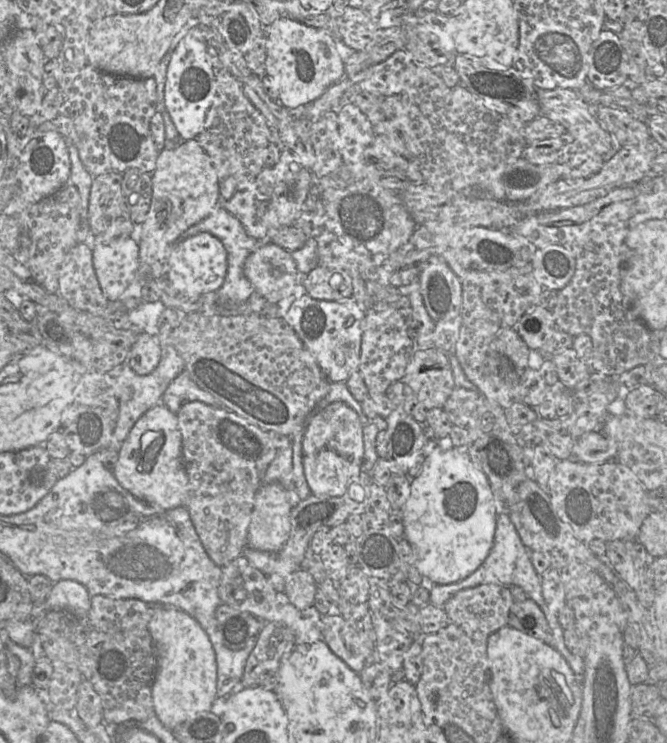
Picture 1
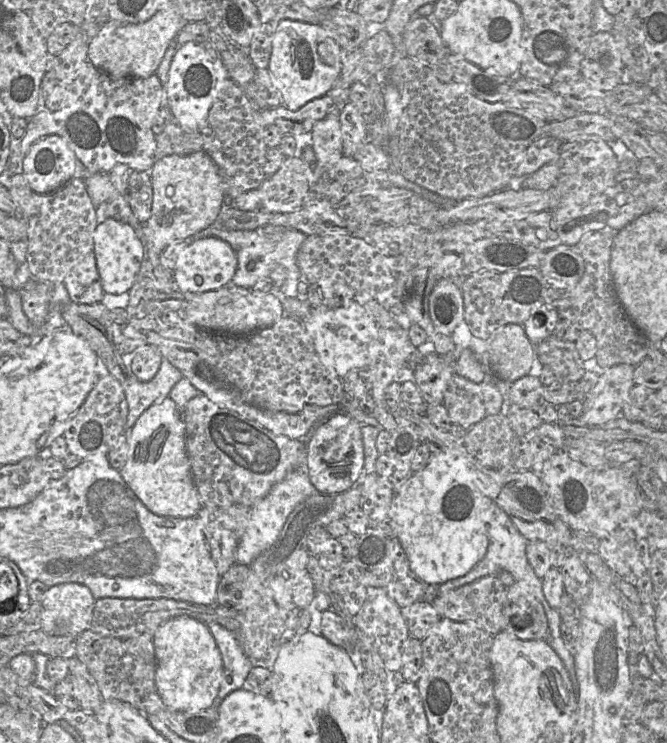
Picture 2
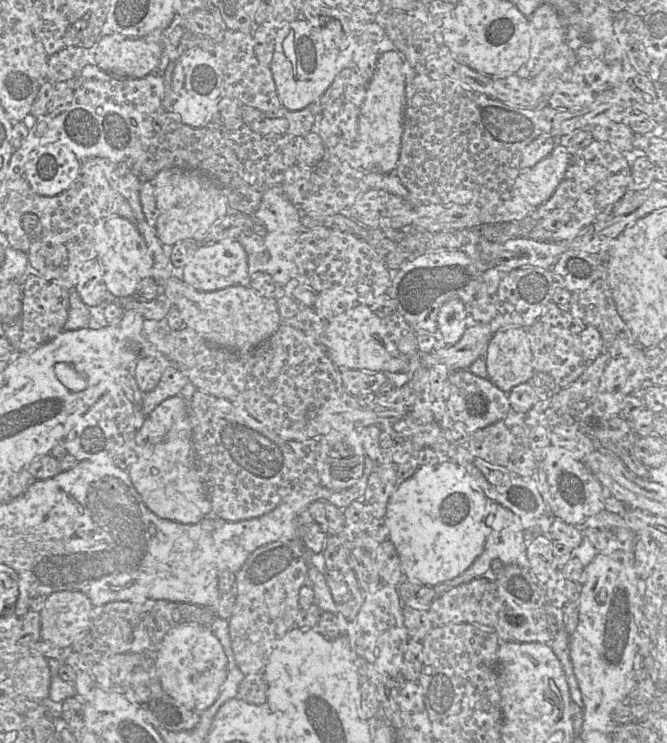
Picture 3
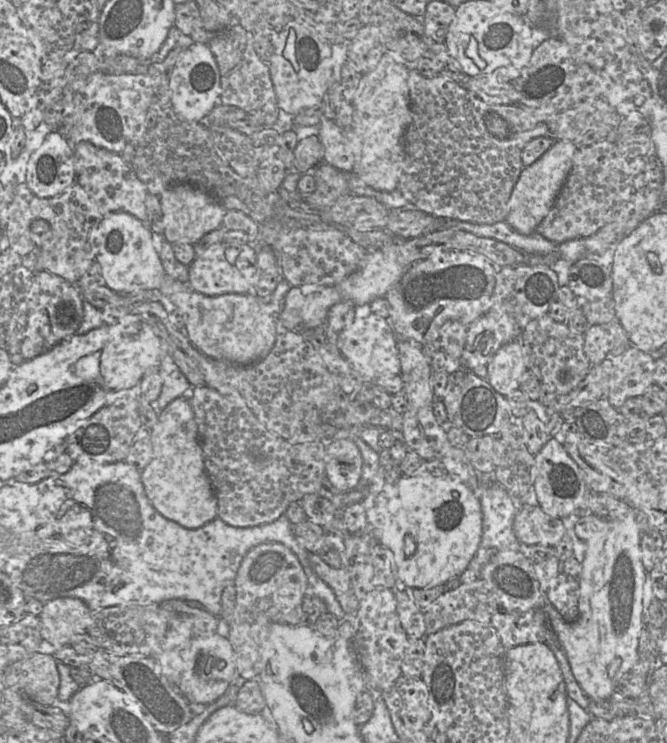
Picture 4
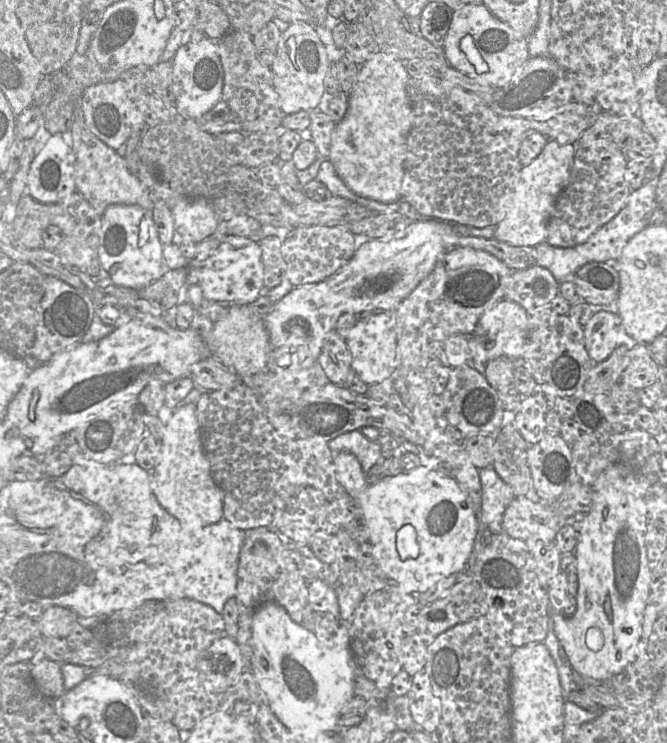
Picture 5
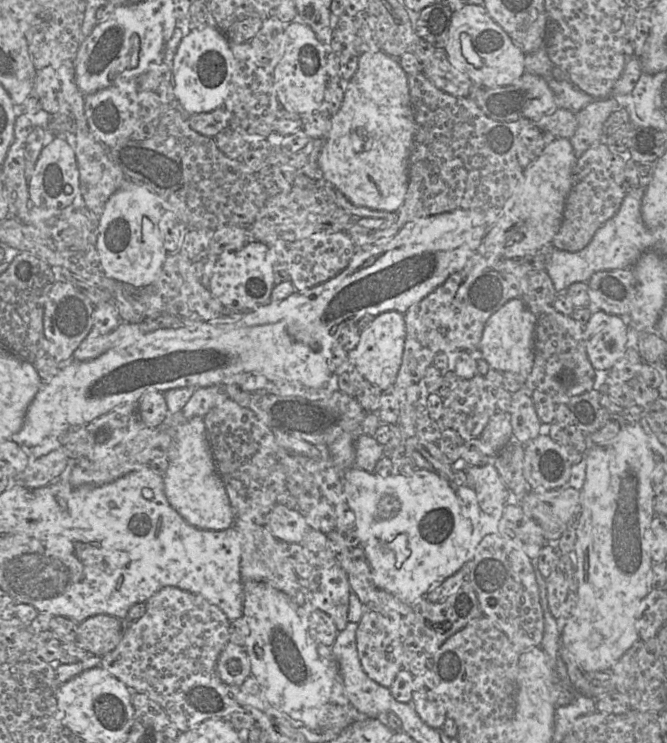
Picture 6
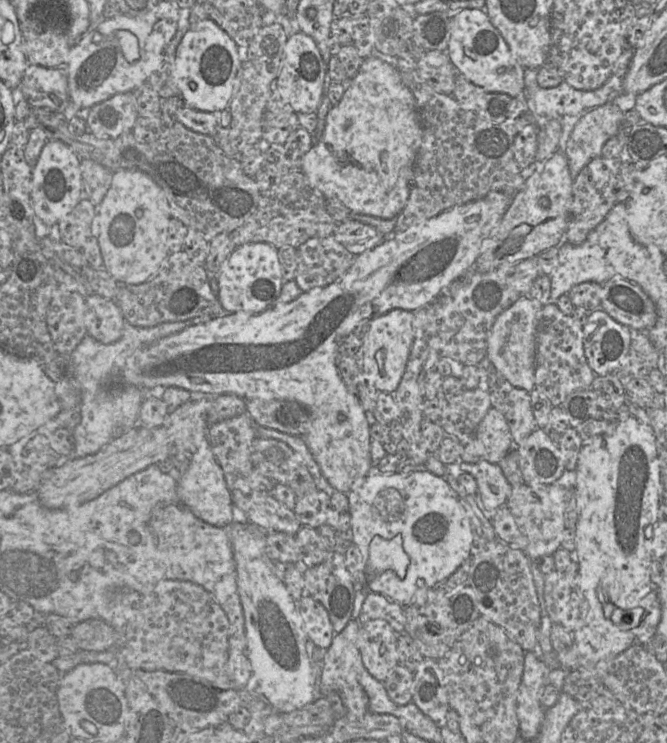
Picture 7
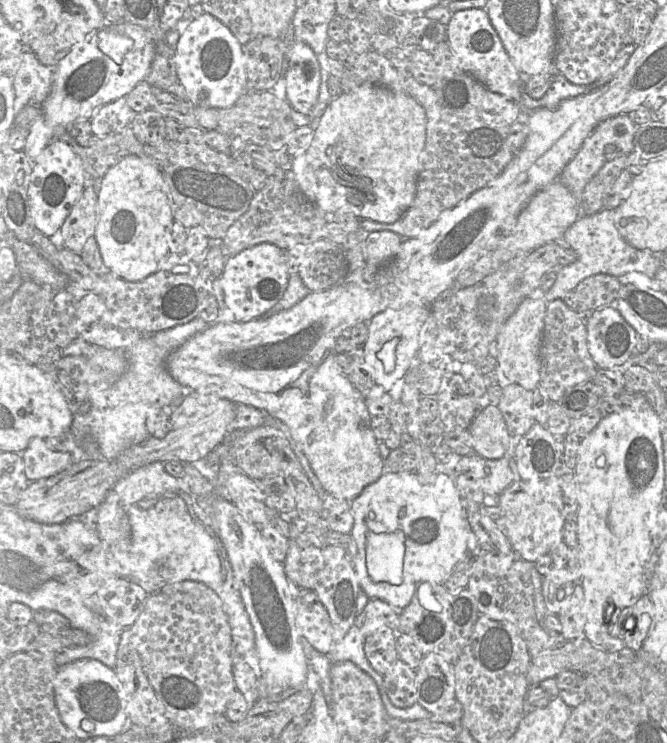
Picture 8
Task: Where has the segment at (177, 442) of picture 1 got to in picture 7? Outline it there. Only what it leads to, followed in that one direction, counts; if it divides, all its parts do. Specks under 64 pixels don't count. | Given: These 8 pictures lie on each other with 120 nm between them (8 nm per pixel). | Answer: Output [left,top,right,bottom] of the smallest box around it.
[177,429,234,528]

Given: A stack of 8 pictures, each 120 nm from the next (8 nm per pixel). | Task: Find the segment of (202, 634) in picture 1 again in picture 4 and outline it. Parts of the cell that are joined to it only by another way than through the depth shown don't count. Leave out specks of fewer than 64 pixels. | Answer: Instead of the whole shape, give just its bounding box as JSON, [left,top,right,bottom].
[178,633,236,705]

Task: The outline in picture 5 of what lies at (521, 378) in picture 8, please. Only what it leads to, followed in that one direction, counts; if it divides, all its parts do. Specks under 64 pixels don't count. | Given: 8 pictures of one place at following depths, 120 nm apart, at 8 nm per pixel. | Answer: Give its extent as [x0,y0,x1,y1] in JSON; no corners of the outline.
[468,299,529,364]

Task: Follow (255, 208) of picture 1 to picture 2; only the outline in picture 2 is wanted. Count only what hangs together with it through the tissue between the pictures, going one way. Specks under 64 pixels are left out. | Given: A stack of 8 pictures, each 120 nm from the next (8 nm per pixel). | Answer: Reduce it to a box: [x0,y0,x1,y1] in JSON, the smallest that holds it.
[260,157,313,213]

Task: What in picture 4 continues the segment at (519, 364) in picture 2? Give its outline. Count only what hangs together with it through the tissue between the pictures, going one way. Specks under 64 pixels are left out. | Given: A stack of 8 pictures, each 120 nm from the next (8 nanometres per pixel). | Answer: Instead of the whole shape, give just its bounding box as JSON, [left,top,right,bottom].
[487,339,529,396]

